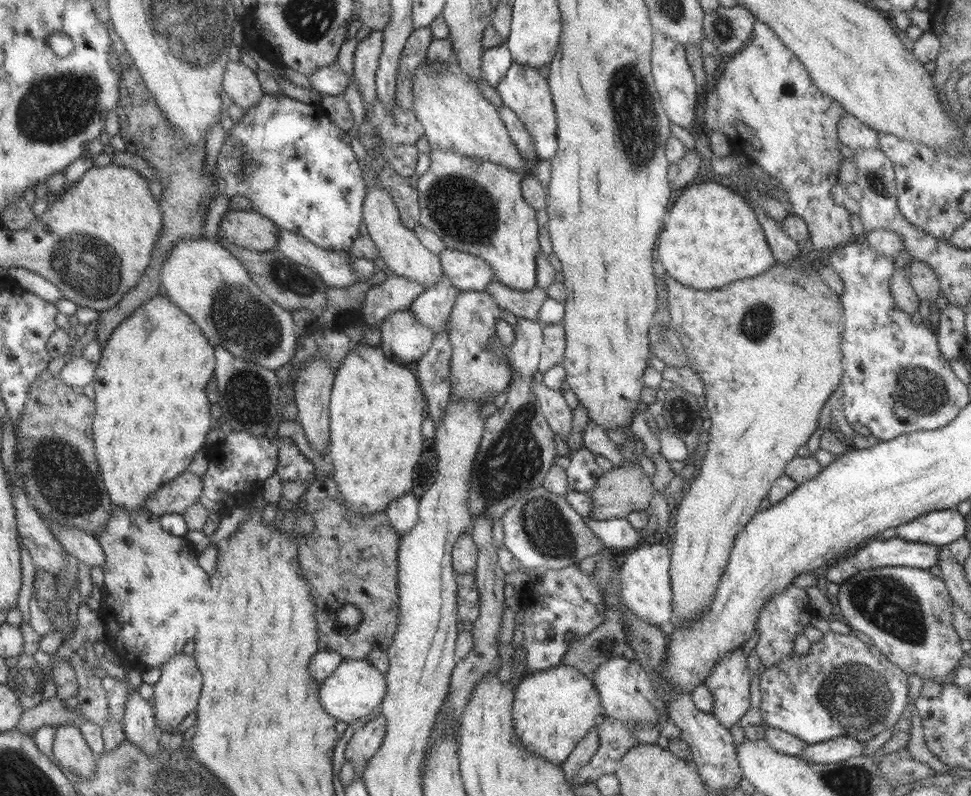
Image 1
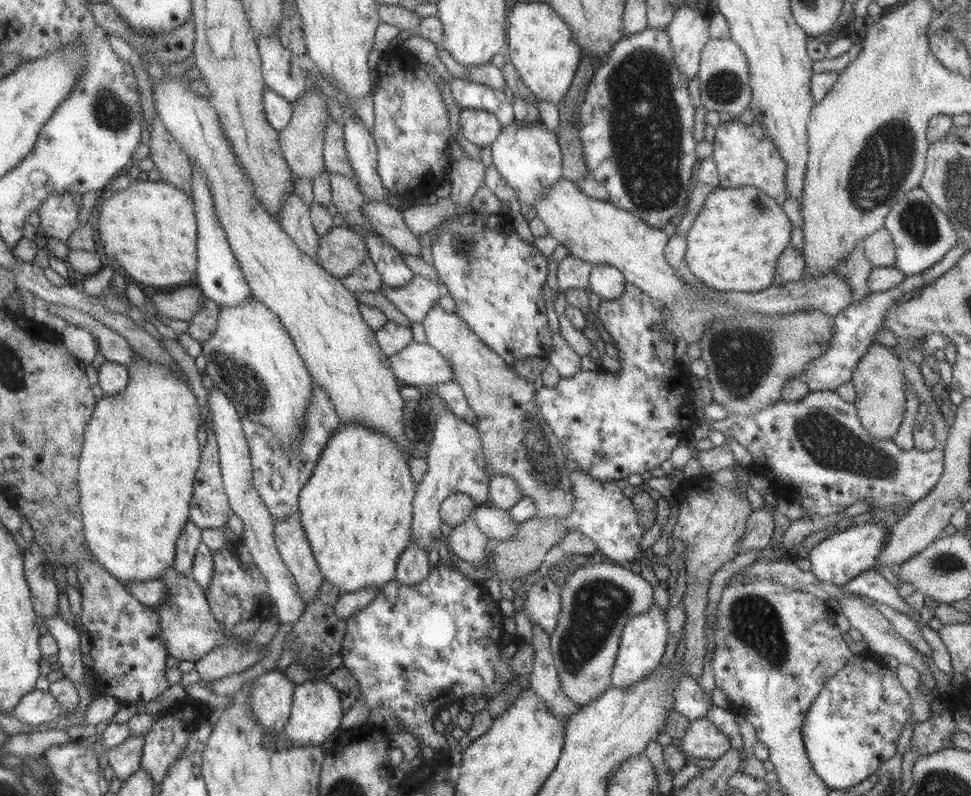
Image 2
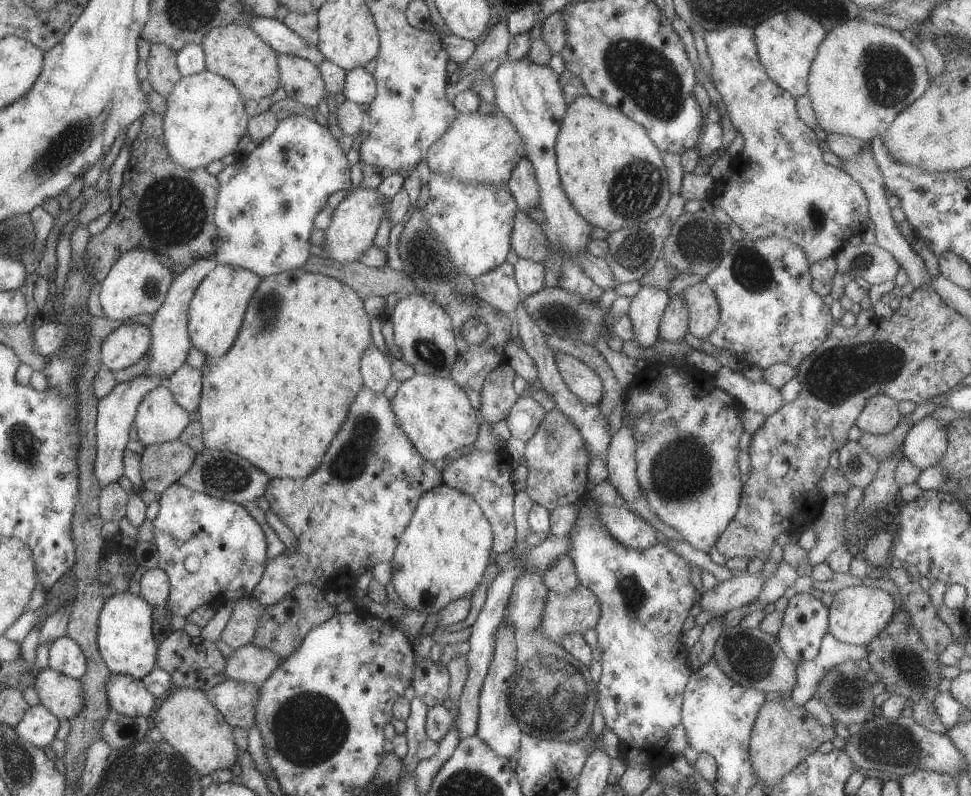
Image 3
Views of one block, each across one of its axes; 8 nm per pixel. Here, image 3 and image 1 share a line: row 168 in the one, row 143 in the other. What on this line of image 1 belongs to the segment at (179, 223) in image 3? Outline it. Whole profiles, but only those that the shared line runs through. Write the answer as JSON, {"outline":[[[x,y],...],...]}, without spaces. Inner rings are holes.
{"outline":[[[110,21],[104,23],[104,27],[107,31],[107,36],[111,40],[111,49],[119,56],[120,64],[120,79],[118,80],[118,93],[119,98],[116,102],[116,114],[120,126],[120,133],[118,134],[124,140],[124,151],[128,153],[136,154],[141,158],[144,158],[150,168],[155,171],[156,180],[158,180],[159,186],[161,186],[161,195],[158,200],[160,211],[162,212],[162,225],[159,229],[159,236],[157,236],[157,242],[153,245],[151,250],[151,256],[149,264],[145,267],[145,270],[141,273],[137,284],[131,287],[122,297],[117,304],[114,304],[111,308],[104,311],[98,311],[98,317],[94,320],[95,333],[94,338],[99,342],[99,348],[103,348],[112,330],[124,319],[127,318],[138,306],[141,306],[146,300],[149,300],[155,295],[162,293],[160,286],[159,271],[163,261],[167,258],[169,250],[173,248],[173,245],[178,243],[182,238],[199,238],[203,232],[203,224],[205,224],[205,211],[207,205],[213,200],[217,194],[216,189],[211,185],[212,175],[206,175],[204,170],[204,164],[206,163],[206,150],[204,145],[204,139],[201,137],[193,146],[187,146],[184,140],[176,133],[175,129],[171,129],[167,118],[163,118],[163,112],[155,106],[152,94],[148,91],[148,88],[144,85],[144,82],[139,78],[138,70],[133,64],[132,59],[126,52],[123,42],[121,42],[117,33],[112,29]],[[200,204],[205,204],[206,208],[204,213],[199,213],[197,208]]]}

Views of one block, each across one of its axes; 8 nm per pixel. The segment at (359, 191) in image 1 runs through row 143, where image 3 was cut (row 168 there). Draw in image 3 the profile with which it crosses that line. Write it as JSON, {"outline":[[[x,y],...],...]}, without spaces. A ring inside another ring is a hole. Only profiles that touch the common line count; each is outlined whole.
{"outline":[[[289,116],[277,121],[275,130],[267,135],[249,154],[236,158],[216,174],[218,191],[214,208],[217,230],[215,252],[217,265],[227,264],[251,270],[261,279],[288,270],[301,269],[311,256],[311,232],[315,216],[326,206],[325,201],[336,190],[349,192],[349,164],[336,138],[326,125],[319,125],[304,116]]]}

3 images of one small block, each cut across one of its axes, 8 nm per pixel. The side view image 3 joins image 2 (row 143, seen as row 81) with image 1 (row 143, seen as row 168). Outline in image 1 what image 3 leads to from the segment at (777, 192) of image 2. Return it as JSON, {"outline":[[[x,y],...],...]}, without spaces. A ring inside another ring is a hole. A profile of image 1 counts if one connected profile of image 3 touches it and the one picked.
{"outline":[[[755,22],[751,42],[743,46],[743,50],[739,50],[739,53],[733,55],[725,64],[717,80],[713,82],[713,89],[707,88],[703,98],[703,124],[707,133],[717,131],[724,134],[731,147],[743,159],[759,165],[770,178],[778,180],[791,204],[788,212],[805,221],[812,252],[829,251],[854,239],[849,226],[851,211],[843,205],[834,204],[831,199],[831,188],[837,184],[837,173],[841,164],[841,153],[837,149],[840,143],[837,122],[844,114],[843,107],[817,90],[805,67],[767,25]]]}

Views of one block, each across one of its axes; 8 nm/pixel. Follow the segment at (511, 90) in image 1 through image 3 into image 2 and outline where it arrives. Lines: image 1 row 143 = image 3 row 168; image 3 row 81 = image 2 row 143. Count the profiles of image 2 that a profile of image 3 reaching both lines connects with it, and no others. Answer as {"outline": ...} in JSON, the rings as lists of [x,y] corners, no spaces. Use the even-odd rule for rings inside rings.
{"outline":[[[511,122],[509,127],[501,128],[490,144],[492,164],[505,184],[515,192],[518,203],[532,206],[547,194],[549,186],[562,178],[562,156],[557,136],[540,123],[523,125]]]}

